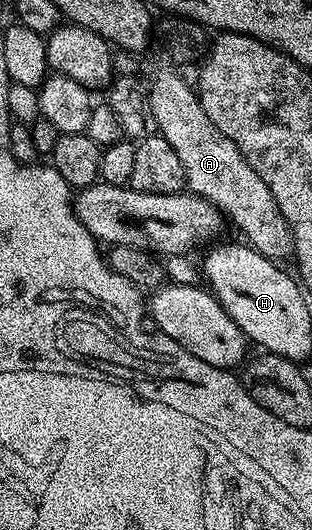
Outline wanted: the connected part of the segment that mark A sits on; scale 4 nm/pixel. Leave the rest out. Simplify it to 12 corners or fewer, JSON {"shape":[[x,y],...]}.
{"shape":[[174,68],[148,82],[188,190],[274,261],[292,233],[272,192]]}

